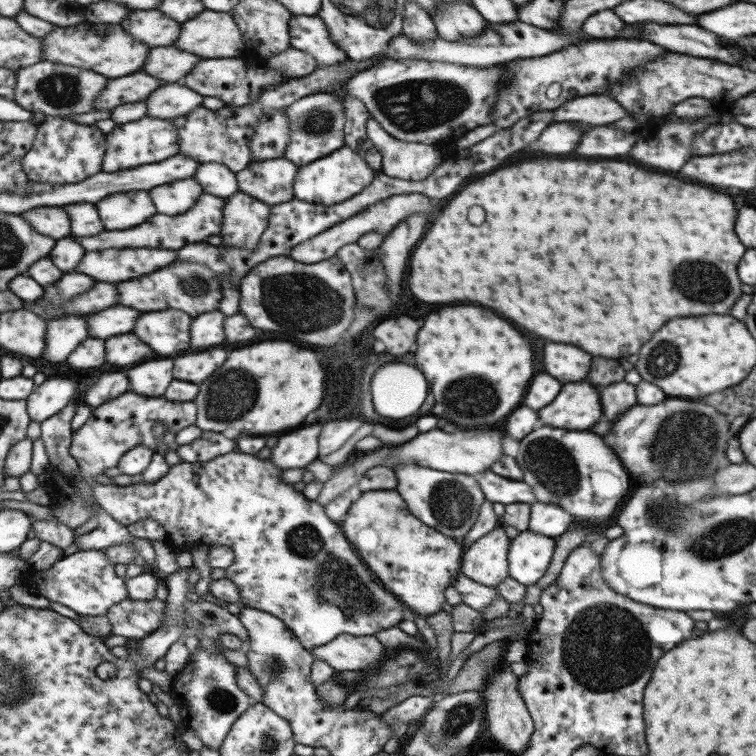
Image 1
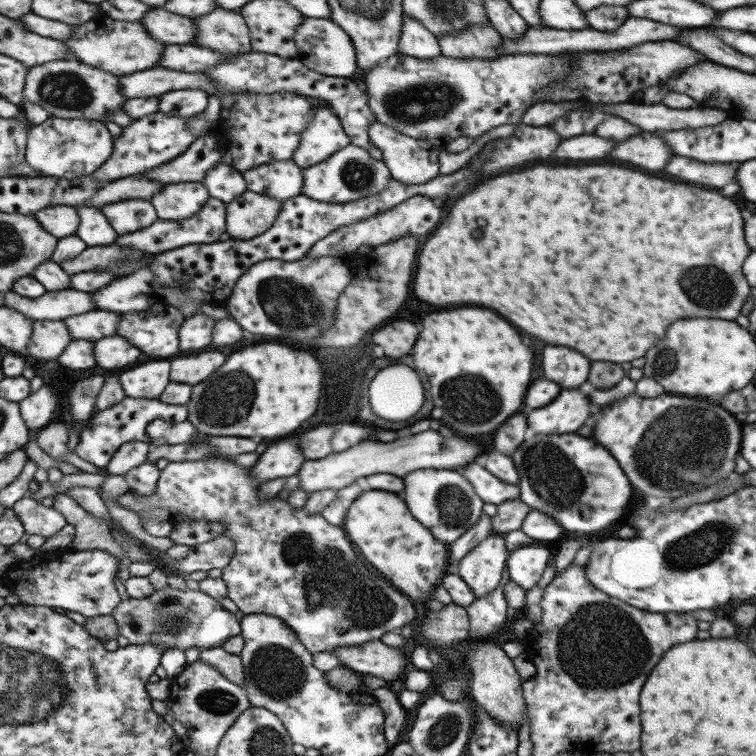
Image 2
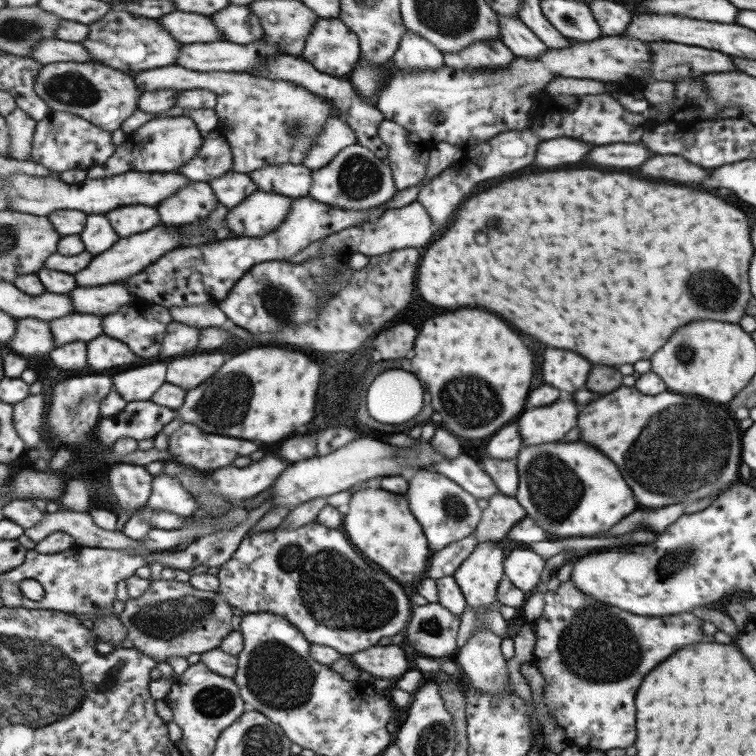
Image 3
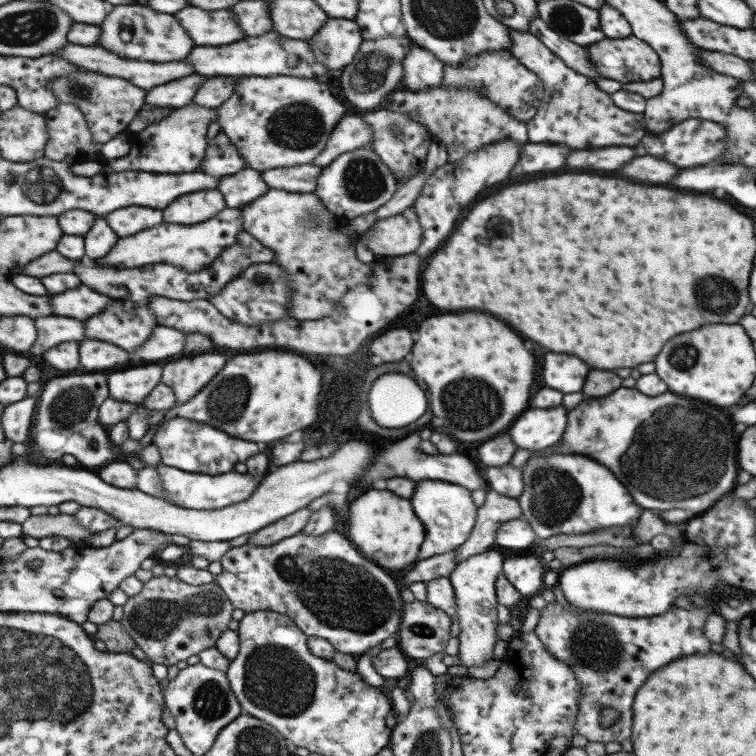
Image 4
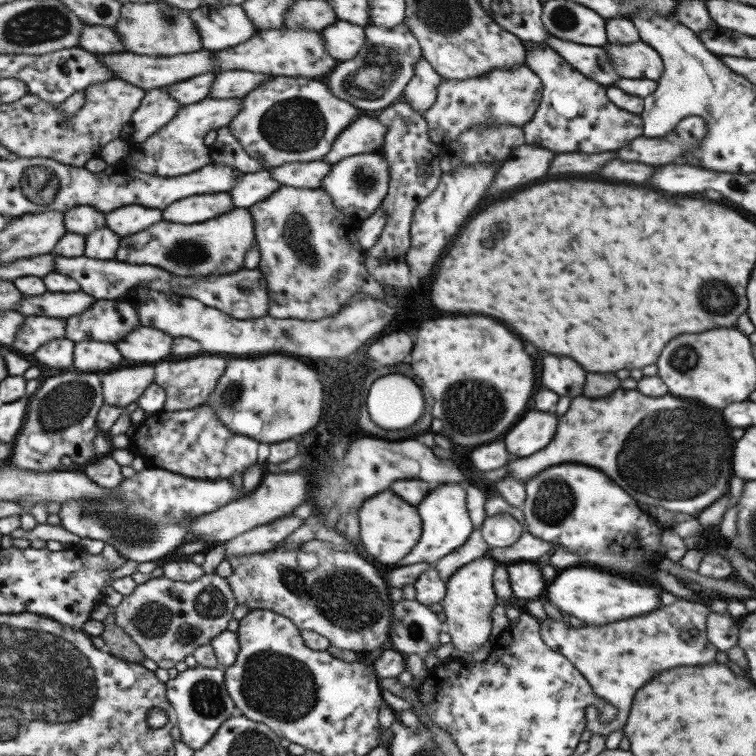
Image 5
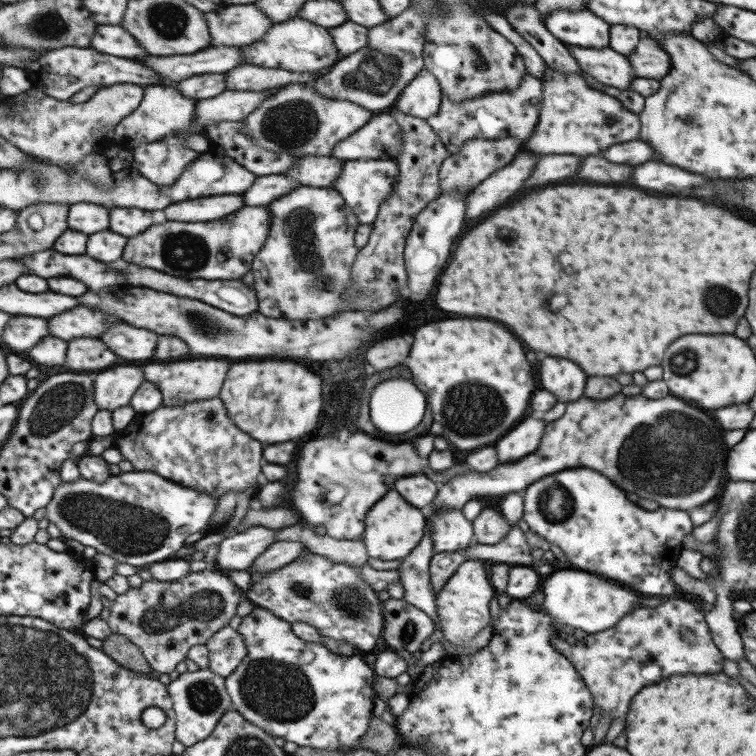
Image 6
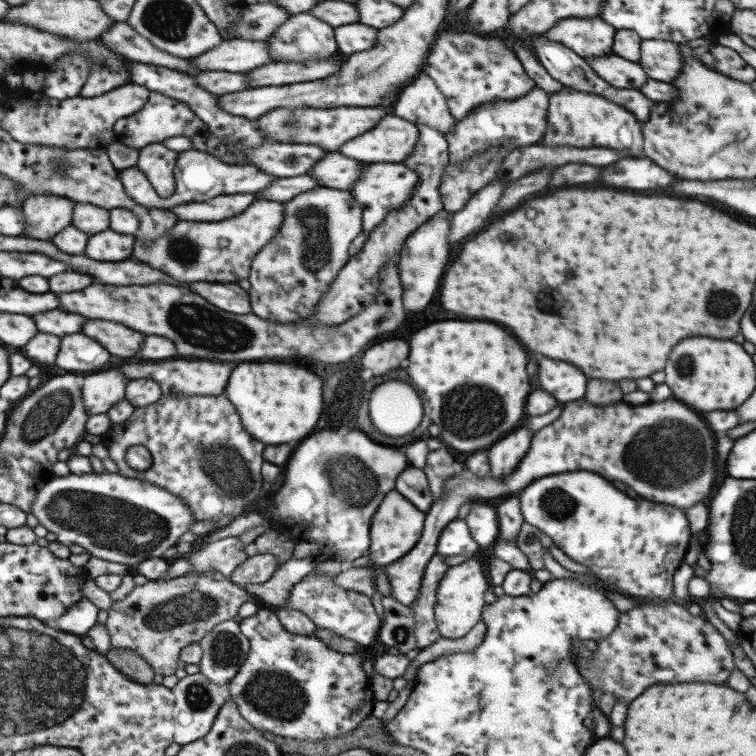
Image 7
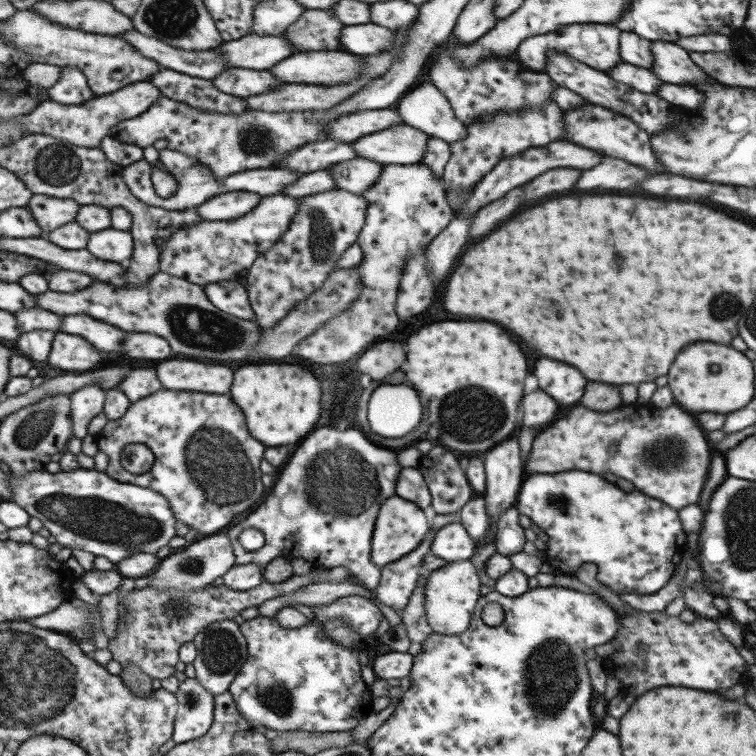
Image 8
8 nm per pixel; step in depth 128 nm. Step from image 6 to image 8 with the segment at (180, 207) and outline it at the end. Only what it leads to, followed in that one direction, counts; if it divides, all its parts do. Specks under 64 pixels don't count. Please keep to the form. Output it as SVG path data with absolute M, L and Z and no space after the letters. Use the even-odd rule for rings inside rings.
M243 192L243 194L219 194L195 208L195 214L201 220L231 220L247 214L259 202L257 194Z

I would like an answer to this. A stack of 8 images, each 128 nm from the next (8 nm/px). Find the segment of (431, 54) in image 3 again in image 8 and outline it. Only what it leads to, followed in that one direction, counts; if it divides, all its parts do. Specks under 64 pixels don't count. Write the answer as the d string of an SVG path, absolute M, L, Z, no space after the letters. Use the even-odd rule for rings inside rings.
M427 78L421 79L414 87L415 90L407 90L395 104L394 111L401 117L406 126L411 126L415 130L424 133L429 137L435 137L445 142L455 142L462 139L465 135L465 126L451 110L447 99L437 90L437 87Z

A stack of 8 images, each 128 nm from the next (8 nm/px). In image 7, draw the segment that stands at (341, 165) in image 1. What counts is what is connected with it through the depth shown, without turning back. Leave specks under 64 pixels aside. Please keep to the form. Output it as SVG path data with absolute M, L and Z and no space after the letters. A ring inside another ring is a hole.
M374 162L363 163L362 171L356 181L348 188L350 195L359 203L362 217L362 232L365 236L371 232L392 210L404 205L416 185L416 174L409 170L402 162Z

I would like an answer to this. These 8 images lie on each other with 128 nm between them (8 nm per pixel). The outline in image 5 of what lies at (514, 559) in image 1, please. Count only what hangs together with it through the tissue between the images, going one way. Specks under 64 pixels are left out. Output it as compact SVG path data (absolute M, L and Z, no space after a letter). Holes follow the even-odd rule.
M534 562L505 564L512 593L517 598L542 597L547 582L541 578L539 565Z

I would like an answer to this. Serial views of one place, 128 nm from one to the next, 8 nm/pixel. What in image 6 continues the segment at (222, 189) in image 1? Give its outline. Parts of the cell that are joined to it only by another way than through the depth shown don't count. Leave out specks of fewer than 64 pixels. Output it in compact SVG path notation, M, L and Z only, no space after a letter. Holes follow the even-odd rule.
M277 174L277 176L259 176L255 178L255 184L249 186L243 192L243 204L245 206L265 206L273 202L275 198L287 194L287 190L297 188L297 182L291 182L289 178Z

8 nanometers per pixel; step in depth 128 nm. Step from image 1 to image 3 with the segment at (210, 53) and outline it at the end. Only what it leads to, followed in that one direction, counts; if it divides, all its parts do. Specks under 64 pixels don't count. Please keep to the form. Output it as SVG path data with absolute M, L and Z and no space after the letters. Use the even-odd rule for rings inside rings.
M228 5L213 13L211 21L223 40L235 44L249 44L262 37L261 27L255 19L255 14L249 11L249 6Z

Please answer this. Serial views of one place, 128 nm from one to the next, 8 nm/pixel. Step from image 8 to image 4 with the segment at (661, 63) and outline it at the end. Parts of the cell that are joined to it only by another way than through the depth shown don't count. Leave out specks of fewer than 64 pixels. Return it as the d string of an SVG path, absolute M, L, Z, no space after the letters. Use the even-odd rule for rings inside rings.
M635 36L605 38L587 46L597 74L616 82L647 82L659 76L657 54Z

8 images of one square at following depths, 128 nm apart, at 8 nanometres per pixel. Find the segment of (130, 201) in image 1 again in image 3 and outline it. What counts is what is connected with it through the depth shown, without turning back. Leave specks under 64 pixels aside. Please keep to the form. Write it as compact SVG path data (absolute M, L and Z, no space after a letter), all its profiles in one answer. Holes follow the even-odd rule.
M119 206L115 210L109 210L105 214L105 218L109 220L111 228L119 234L119 236L129 236L129 234L137 234L143 230L149 230L153 226L159 224L157 212L151 206Z

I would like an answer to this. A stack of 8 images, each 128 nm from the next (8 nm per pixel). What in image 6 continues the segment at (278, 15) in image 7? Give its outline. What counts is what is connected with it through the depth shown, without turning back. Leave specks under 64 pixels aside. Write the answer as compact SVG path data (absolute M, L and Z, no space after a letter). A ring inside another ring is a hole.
M253 4L224 5L215 10L215 12L203 13L203 19L207 23L211 46L251 44L259 40L265 34L265 31L273 26L273 23L265 17L265 14L261 13Z

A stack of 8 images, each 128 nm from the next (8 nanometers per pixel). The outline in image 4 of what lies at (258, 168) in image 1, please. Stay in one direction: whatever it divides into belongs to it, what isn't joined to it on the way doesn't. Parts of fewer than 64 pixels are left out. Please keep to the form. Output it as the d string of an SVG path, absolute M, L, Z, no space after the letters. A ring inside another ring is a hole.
M311 163L291 165L278 169L267 169L260 172L260 177L269 188L287 192L311 193L316 185L316 178L321 168Z

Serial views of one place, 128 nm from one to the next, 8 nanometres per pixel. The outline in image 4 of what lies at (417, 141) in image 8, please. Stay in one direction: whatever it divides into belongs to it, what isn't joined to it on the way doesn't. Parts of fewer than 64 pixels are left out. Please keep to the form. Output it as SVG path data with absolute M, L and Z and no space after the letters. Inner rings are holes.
M353 110L345 114L335 124L335 128L329 132L323 150L311 160L311 164L322 168L327 166L340 154L361 147L369 148L371 142L371 129L359 114Z

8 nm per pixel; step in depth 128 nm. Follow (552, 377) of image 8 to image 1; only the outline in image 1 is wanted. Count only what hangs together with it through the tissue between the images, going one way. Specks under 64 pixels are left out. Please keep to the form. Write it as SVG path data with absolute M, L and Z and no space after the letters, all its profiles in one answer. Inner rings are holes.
M547 344L541 350L543 358L543 370L559 380L561 384L565 382L577 382L589 372L589 354L567 344Z

